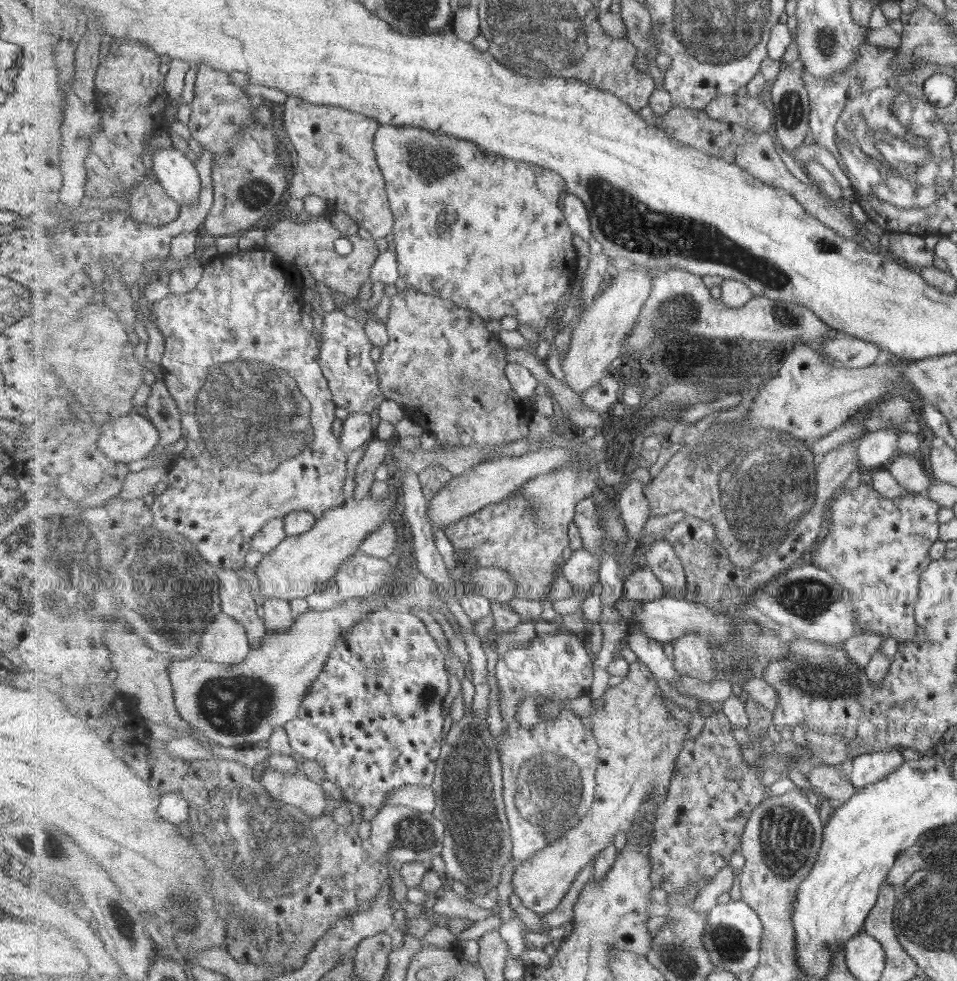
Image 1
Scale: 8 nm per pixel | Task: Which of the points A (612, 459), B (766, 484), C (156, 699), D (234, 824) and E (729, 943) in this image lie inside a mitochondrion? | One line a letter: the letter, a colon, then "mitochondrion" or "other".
A: mitochondrion
B: mitochondrion
C: other
D: mitochondrion
E: mitochondrion

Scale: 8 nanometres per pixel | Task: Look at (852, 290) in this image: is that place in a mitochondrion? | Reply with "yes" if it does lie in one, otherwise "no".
no

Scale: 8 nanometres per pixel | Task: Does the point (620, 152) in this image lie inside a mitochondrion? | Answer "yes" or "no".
no

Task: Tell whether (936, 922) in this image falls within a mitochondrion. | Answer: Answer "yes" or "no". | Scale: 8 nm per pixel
yes

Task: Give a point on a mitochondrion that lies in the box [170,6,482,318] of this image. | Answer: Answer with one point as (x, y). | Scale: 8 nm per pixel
(430, 159)

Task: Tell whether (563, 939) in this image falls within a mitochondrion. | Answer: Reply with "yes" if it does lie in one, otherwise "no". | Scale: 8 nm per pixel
no

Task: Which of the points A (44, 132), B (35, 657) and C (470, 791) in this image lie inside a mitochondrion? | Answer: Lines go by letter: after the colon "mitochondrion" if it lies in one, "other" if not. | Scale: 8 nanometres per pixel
A: other
B: other
C: mitochondrion

